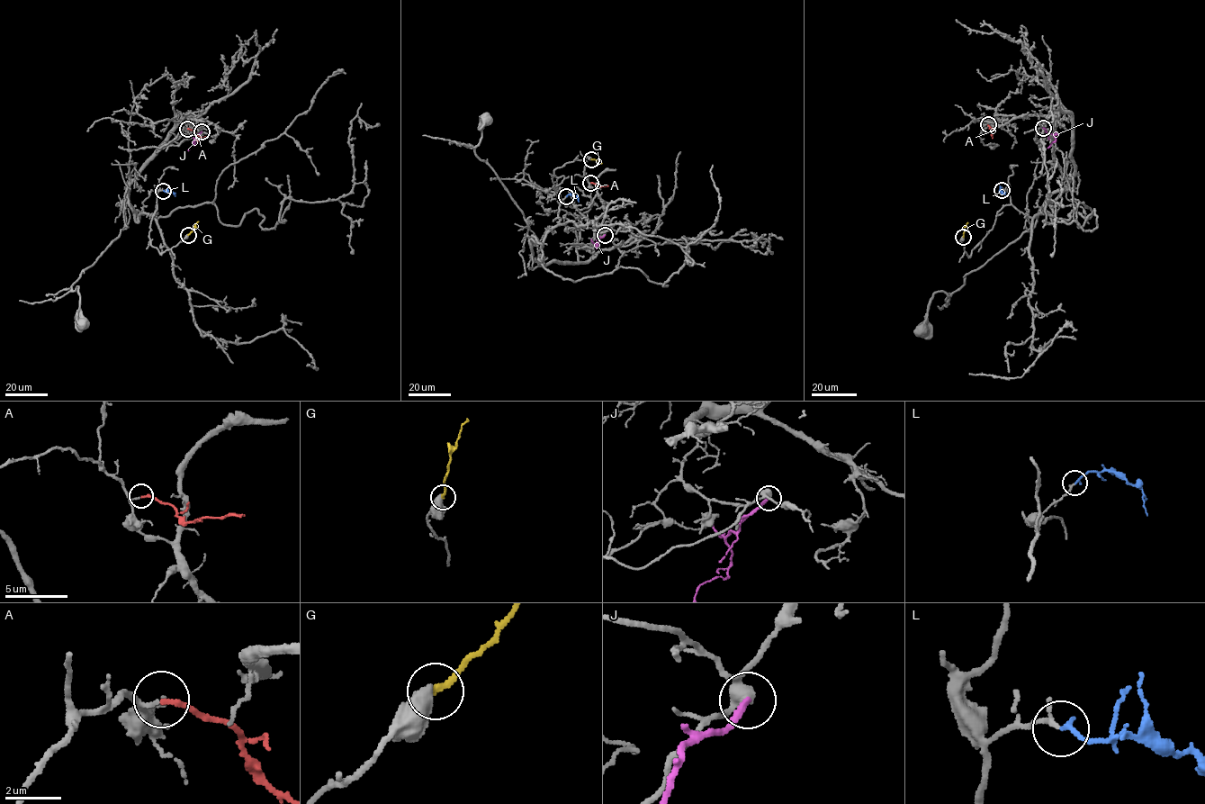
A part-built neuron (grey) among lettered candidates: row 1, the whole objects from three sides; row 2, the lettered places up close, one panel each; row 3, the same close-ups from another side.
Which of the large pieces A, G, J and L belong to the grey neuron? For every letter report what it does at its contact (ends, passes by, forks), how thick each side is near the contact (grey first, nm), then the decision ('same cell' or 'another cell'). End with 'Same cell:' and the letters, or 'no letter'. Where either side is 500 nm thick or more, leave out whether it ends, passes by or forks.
A: it ends | 140/180 nm | same cell
G: 500/200 nm | same cell
J: it ends | 320/240 nm | another cell
L: it ends | 190/180 nm | same cell
Same cell: A, G, L

